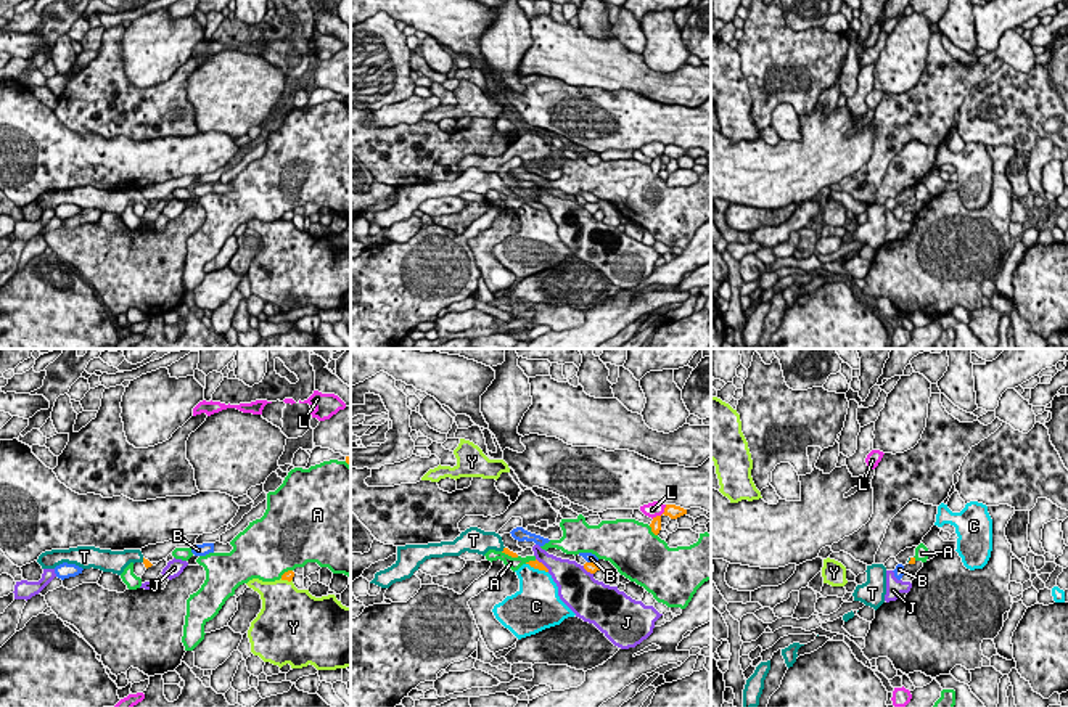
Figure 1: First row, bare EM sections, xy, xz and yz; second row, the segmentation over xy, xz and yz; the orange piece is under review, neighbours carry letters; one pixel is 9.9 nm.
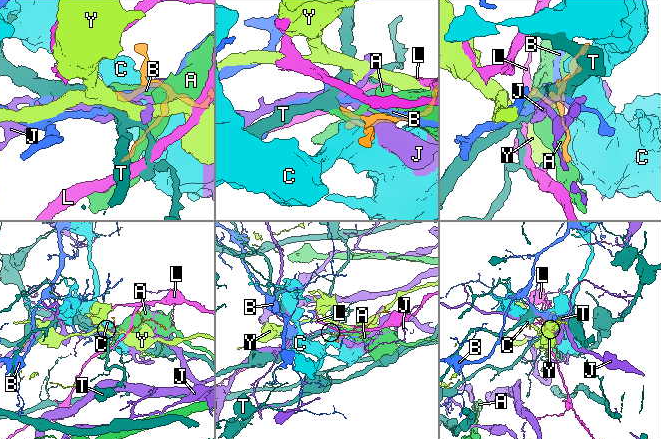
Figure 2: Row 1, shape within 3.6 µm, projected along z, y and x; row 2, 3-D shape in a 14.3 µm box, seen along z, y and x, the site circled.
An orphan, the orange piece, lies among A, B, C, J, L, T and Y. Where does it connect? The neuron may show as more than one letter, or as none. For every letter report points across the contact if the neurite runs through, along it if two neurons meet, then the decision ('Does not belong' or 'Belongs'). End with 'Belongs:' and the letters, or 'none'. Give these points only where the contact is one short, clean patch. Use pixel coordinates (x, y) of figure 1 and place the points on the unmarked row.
A: Does not belong
B: Does not belong
C: Does not belong
J: Does not belong
L: Boundary: xz (666, 145), (660, 155), (652, 158). Does not belong
T: Path across: xy (147, 203), (143, 200), (119, 200). Belongs
Y: Boundary: xy (280, 219), (291, 220). Does not belong
Belongs: T

